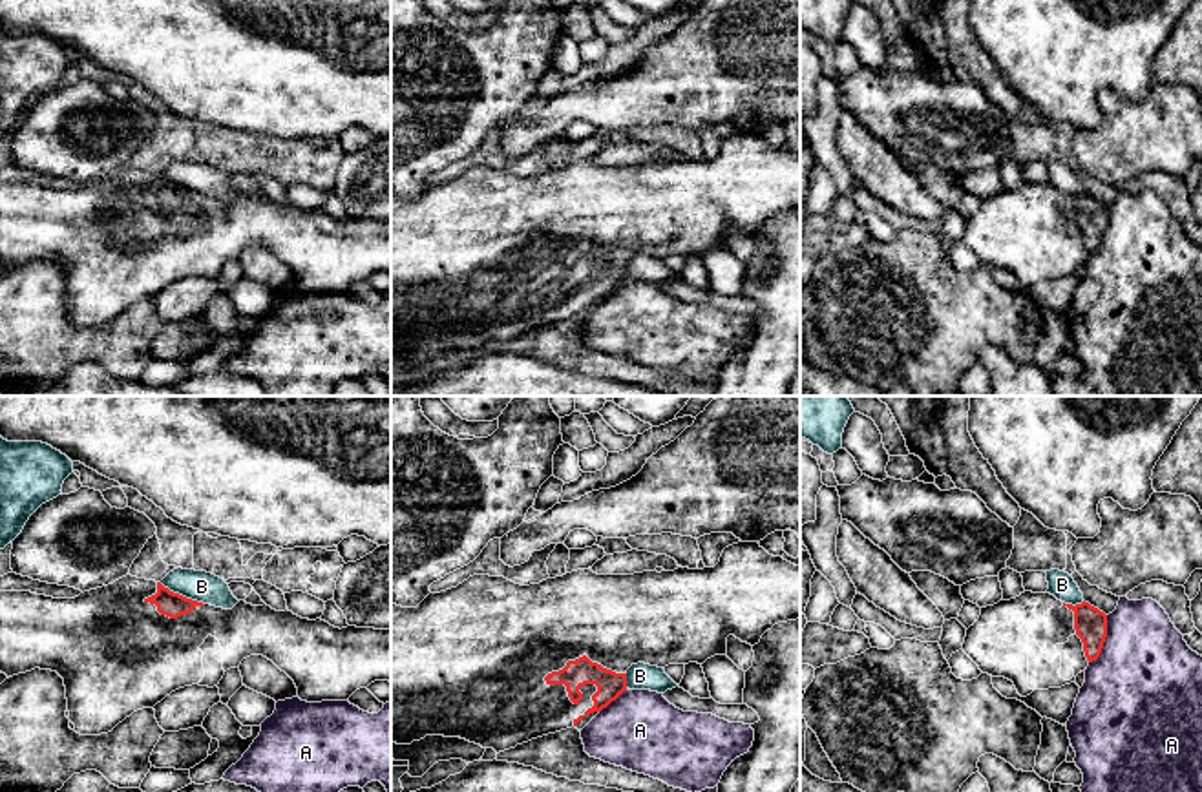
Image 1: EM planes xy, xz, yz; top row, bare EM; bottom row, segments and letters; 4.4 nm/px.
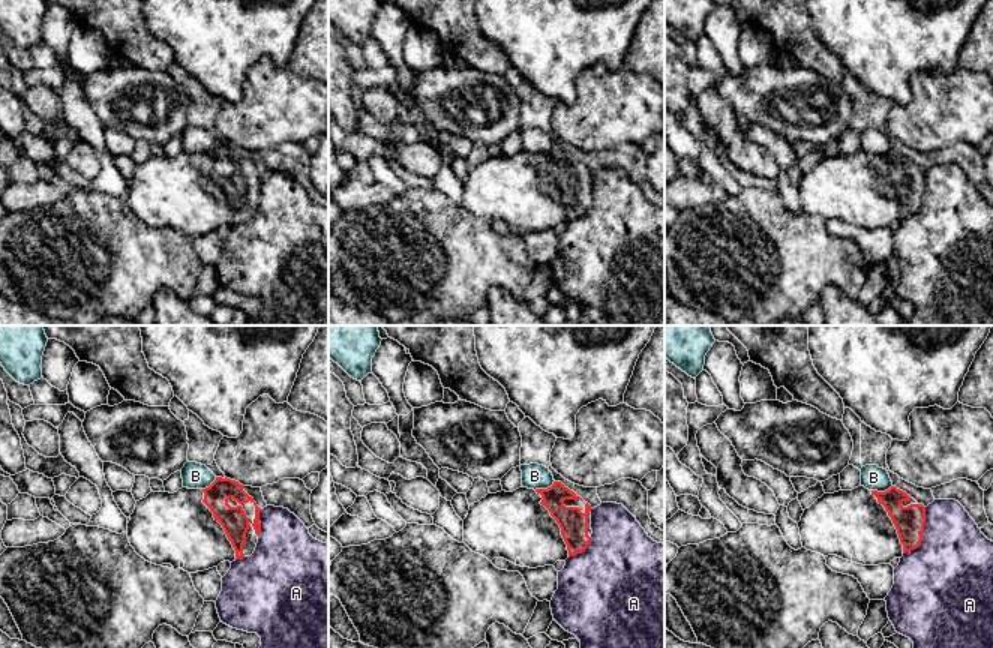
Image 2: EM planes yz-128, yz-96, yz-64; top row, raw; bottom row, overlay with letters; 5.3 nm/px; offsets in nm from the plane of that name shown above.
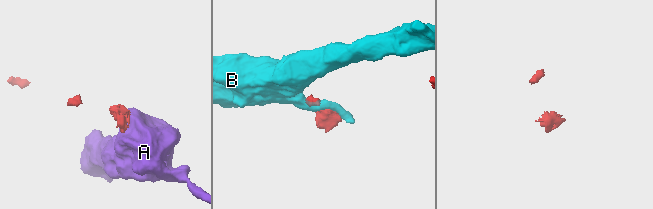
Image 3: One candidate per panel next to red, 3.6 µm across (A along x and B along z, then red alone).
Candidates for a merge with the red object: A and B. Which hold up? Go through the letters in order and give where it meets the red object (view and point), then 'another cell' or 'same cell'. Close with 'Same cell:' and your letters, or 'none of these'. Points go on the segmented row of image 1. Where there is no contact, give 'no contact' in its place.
A: yz (1104, 641) | another cell
B: xy (181, 595) | another cell
Same cell: none of these

